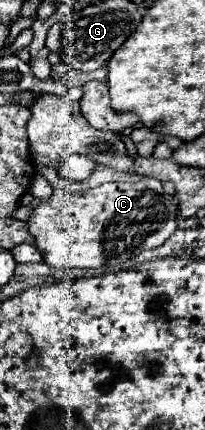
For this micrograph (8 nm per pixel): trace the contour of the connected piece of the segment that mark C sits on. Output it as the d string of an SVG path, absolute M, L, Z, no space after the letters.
M144 176L138 182L108 182L90 190L80 190L76 182L68 188L54 190L54 194L36 204L30 218L26 220L28 232L34 236L34 246L40 250L44 262L54 268L100 268L100 266L116 266L134 258L142 250L158 248L166 242L176 226L174 214L178 214L178 206L174 204L174 196L164 194L162 182Z

